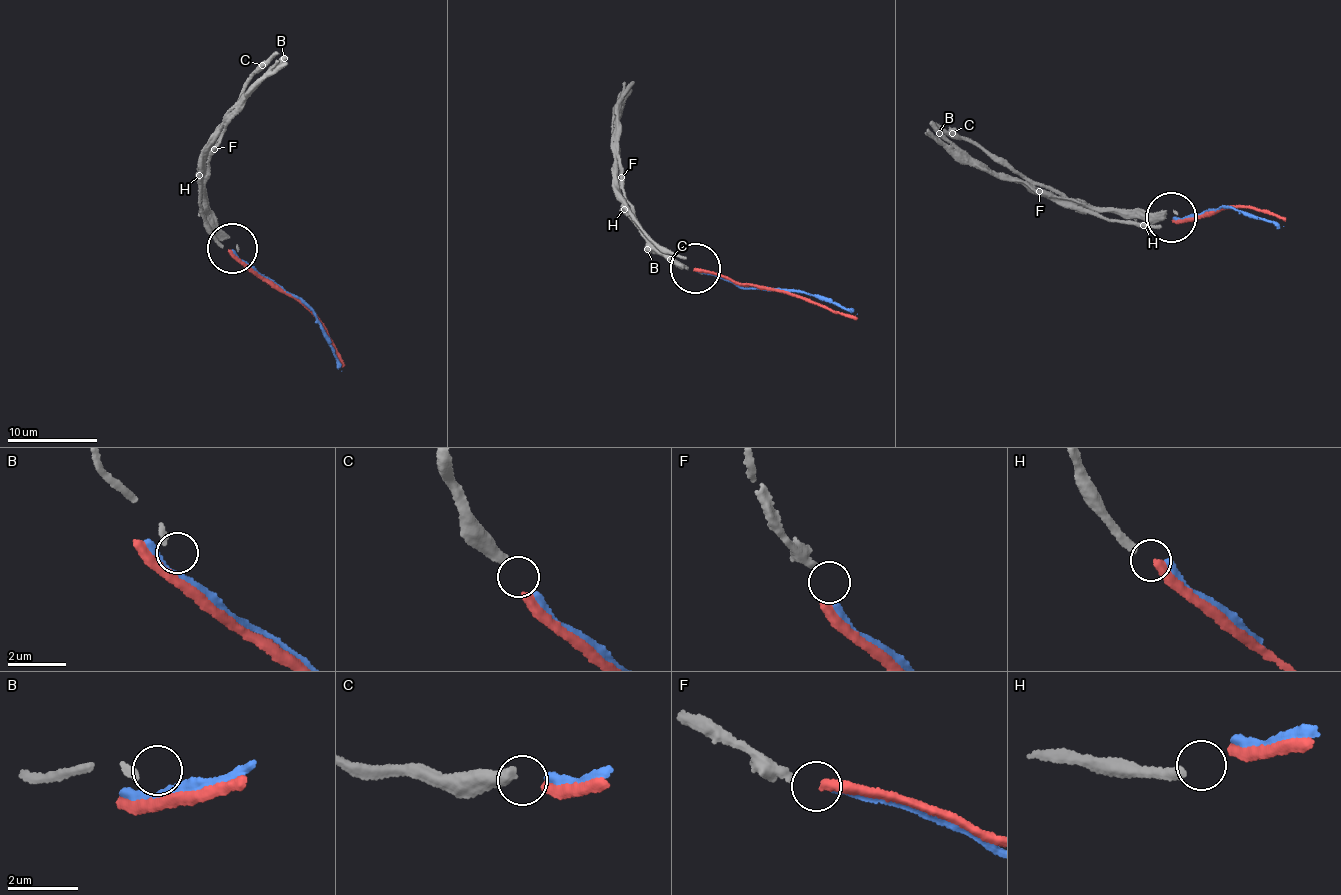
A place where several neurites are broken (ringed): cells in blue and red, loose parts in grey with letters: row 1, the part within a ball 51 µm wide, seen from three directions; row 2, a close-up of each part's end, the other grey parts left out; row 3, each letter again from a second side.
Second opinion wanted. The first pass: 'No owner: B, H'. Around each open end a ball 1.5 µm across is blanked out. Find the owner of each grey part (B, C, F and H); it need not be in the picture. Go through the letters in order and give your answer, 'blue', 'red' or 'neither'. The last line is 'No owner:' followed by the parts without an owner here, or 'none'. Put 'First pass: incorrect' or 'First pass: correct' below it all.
B: neither
C: red
F: blue
H: neither
No owner: B, H
First pass: correct

